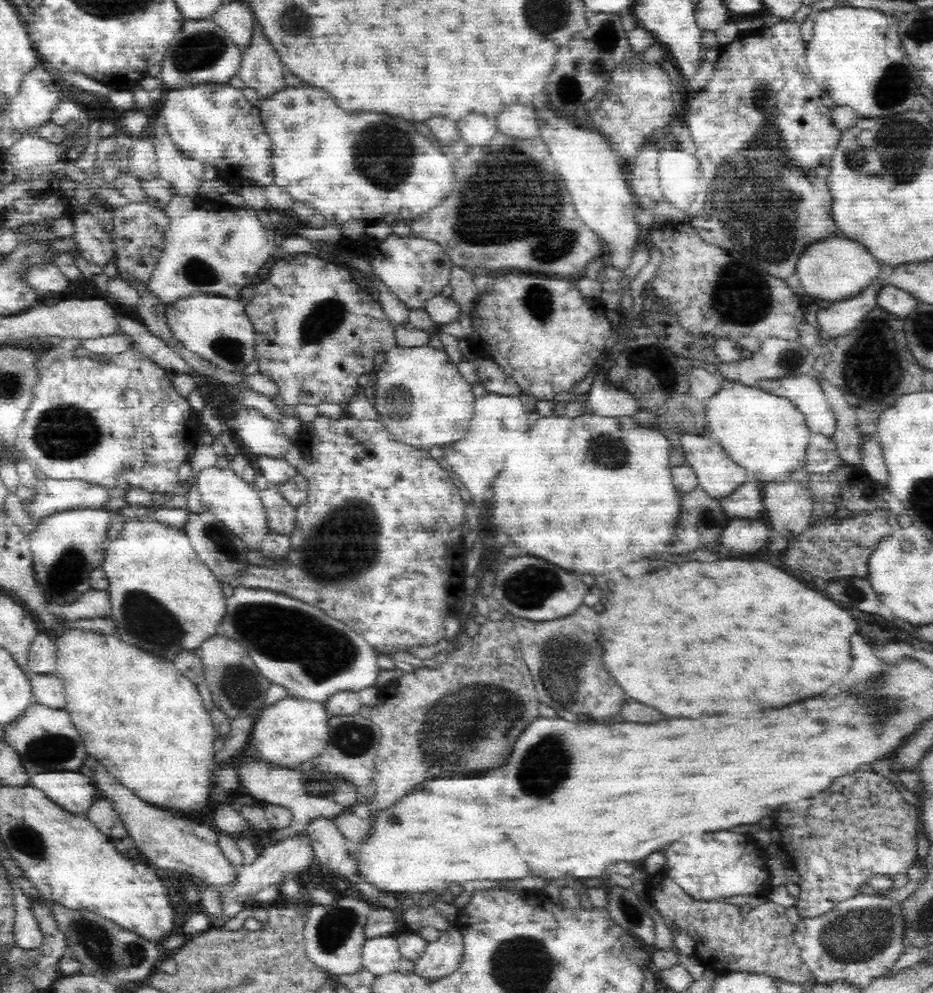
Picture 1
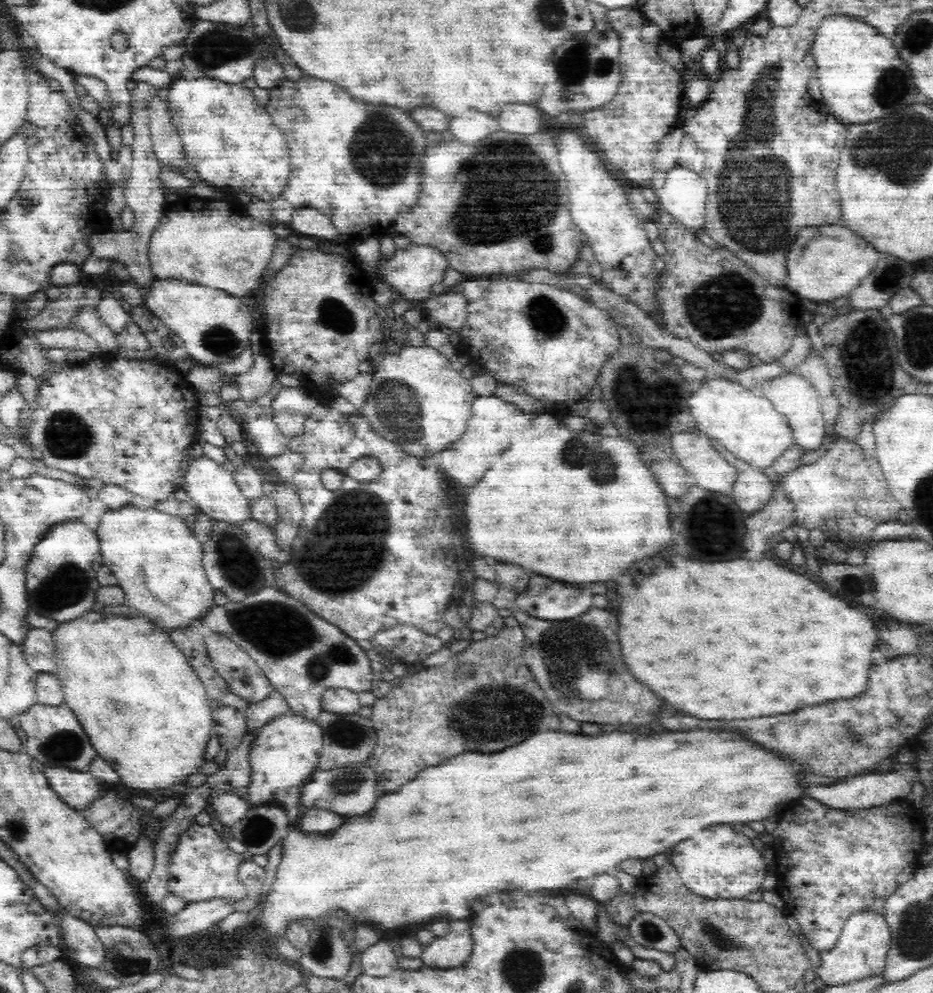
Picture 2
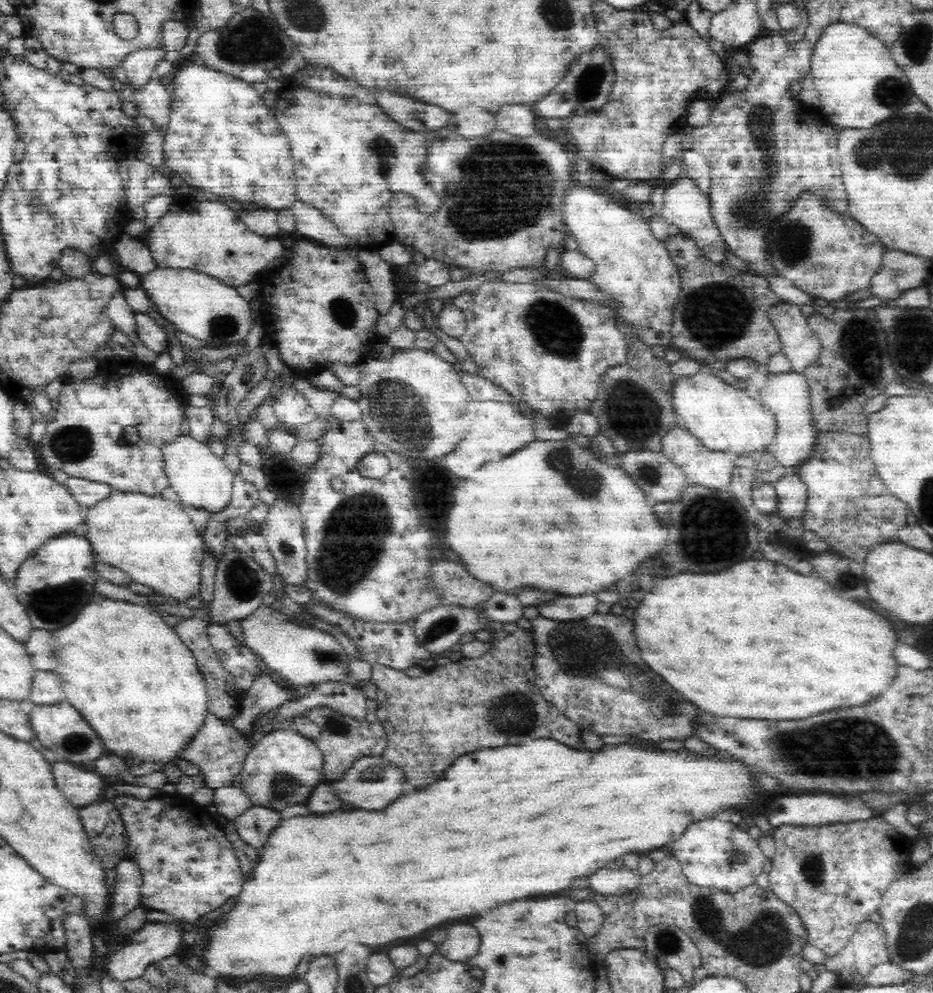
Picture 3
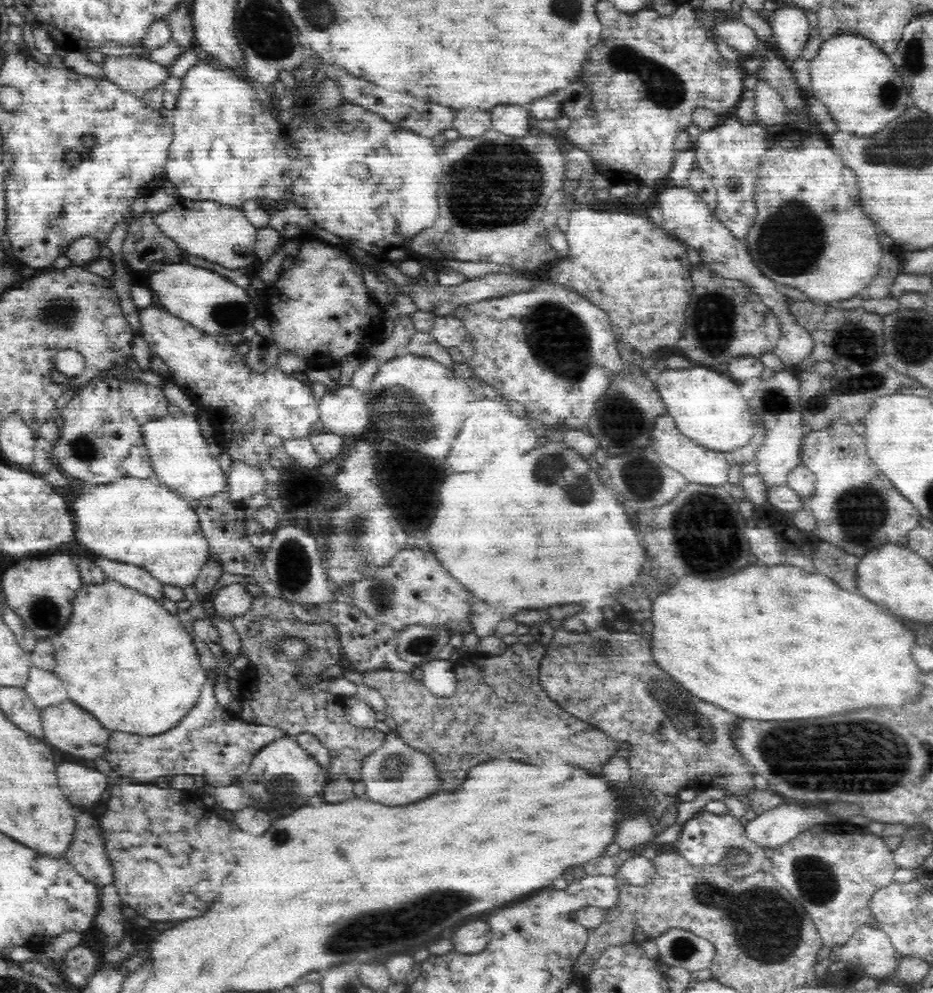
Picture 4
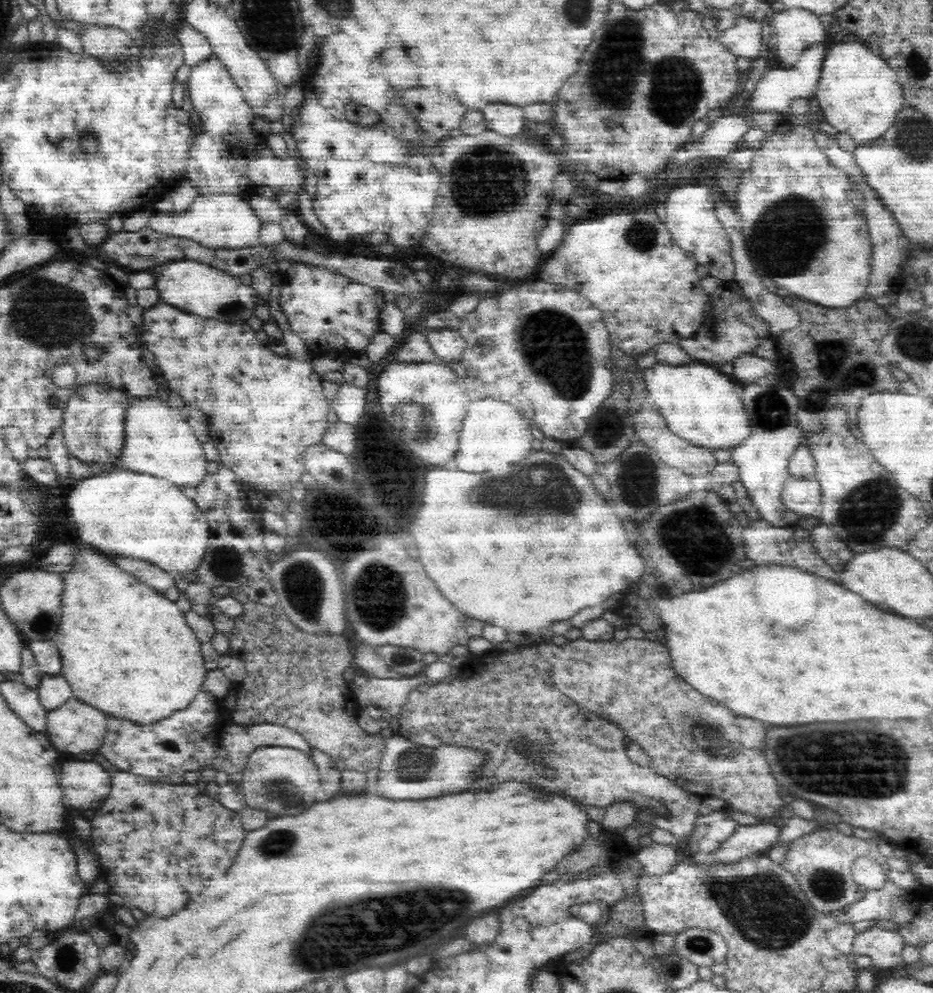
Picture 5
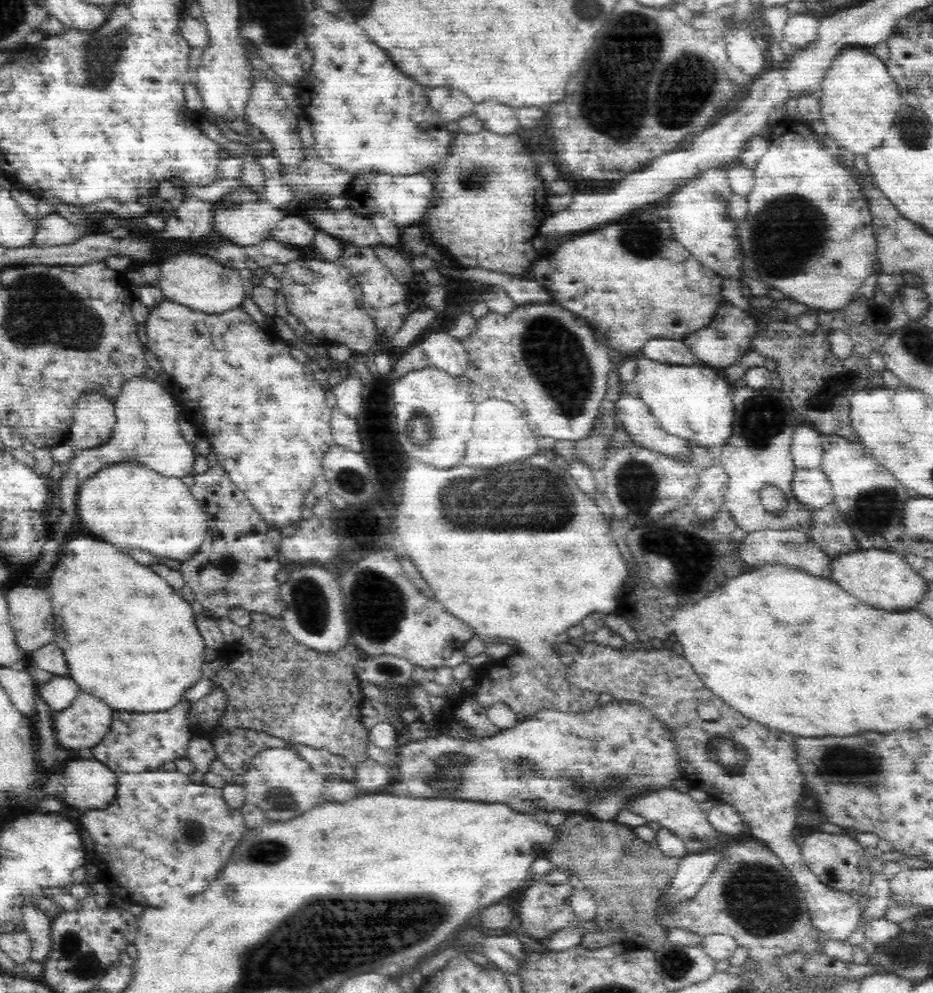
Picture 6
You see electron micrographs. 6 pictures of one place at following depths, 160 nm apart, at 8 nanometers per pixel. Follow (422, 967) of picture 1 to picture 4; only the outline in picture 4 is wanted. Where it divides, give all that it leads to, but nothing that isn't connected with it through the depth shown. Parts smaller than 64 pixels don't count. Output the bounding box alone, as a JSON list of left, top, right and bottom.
[450,920,492,953]

